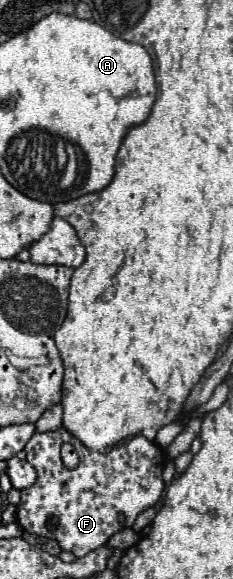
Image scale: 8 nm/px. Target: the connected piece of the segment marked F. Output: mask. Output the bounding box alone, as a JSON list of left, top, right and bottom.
[16,428,164,558]

